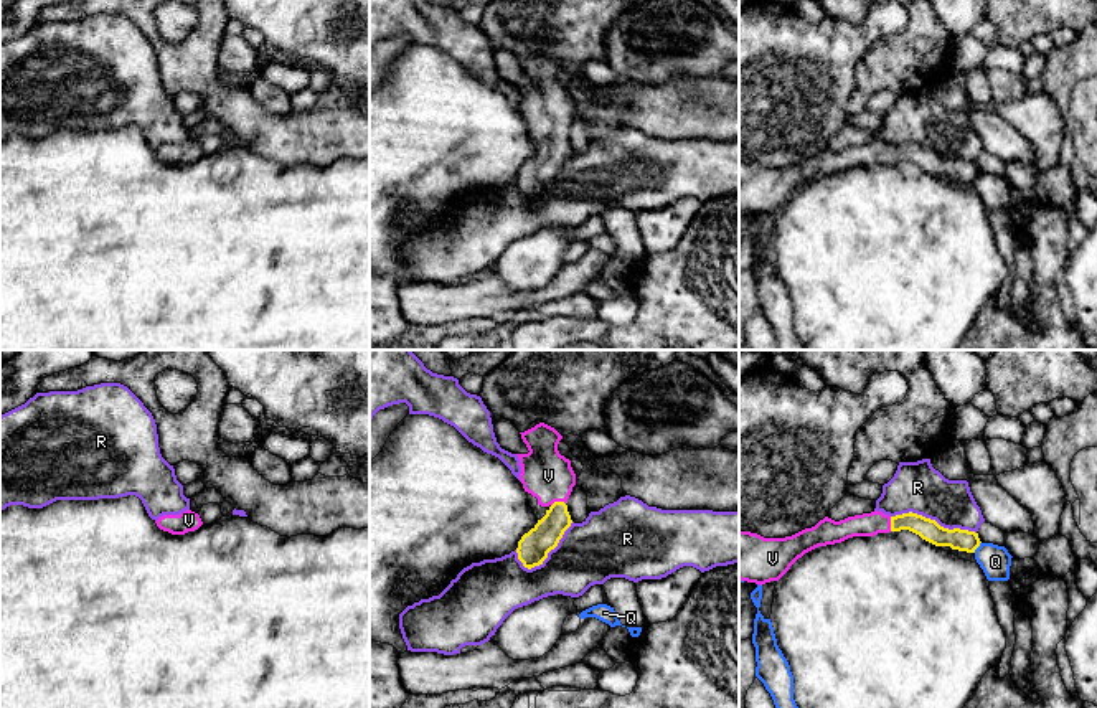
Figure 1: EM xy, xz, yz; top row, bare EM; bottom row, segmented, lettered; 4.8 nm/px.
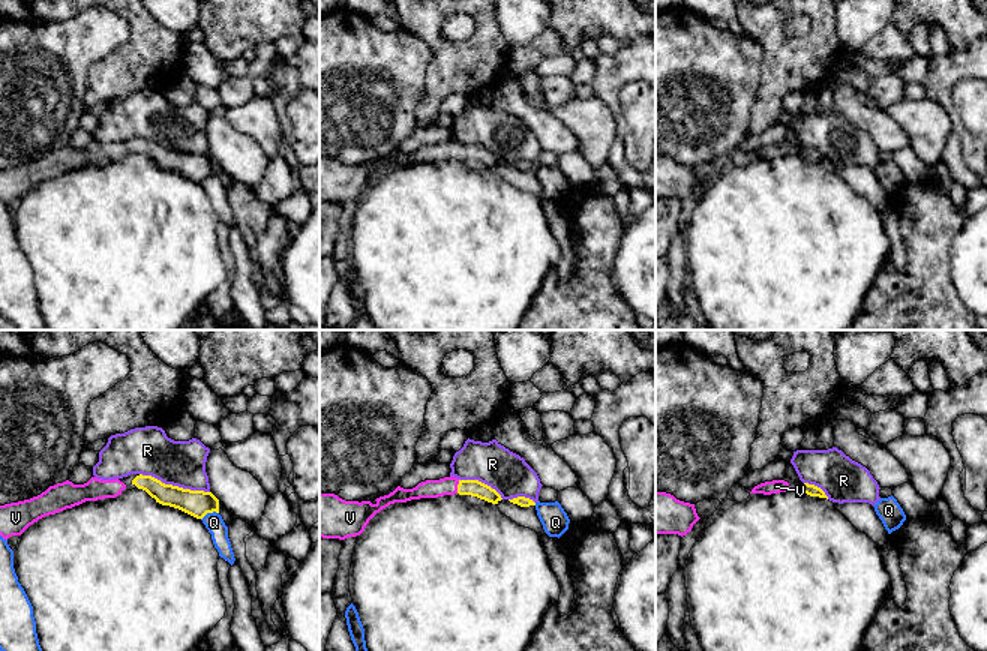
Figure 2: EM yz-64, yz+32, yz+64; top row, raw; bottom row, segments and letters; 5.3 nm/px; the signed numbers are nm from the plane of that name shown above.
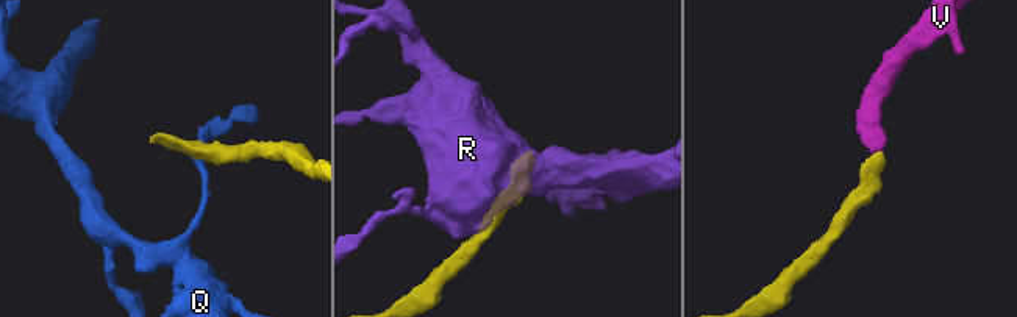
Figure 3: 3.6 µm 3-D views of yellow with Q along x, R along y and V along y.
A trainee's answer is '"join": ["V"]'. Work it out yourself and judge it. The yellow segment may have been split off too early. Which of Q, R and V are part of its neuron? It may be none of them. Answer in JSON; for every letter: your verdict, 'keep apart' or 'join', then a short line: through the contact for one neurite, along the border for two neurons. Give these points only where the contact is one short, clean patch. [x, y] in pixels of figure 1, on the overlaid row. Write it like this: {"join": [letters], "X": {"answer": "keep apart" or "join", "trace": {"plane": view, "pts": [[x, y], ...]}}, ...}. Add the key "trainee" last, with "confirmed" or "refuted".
{"join": ["V"], "Q": {"answer": "keep apart"}, "R": {"answer": "keep apart"}, "V": {"answer": "join", "trace": {"plane": "xz", "pts": [[535, 545], [558, 519], [558, 502], [548, 476]]}}, "trainee": "confirmed"}

